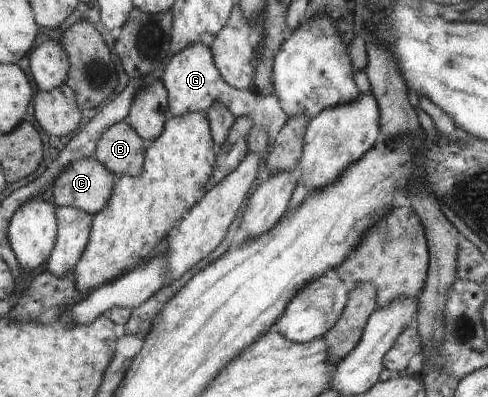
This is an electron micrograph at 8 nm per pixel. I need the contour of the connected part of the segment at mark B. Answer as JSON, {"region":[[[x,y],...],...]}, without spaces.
{"region":[[[124,120],[102,133],[96,142],[94,158],[115,177],[139,176],[143,170],[146,145]]]}

